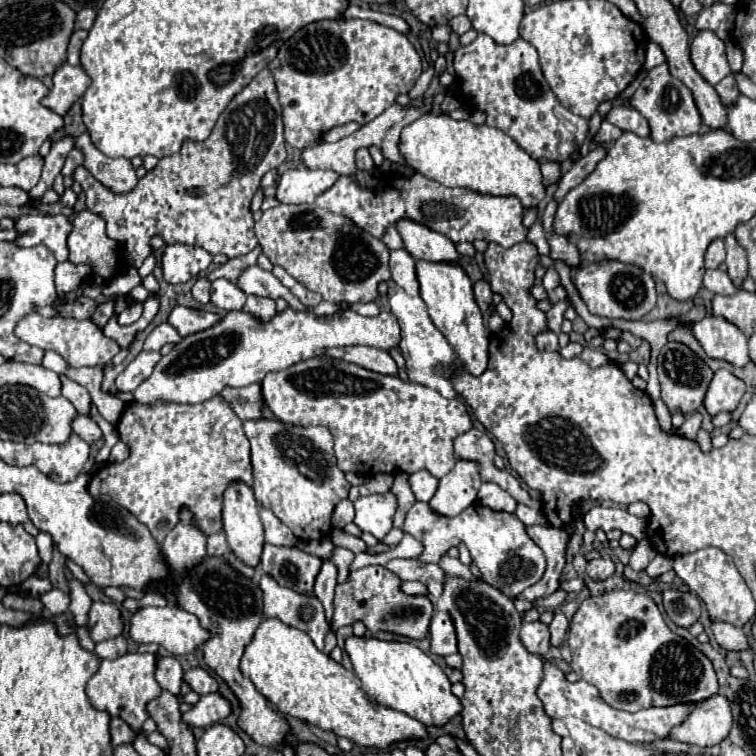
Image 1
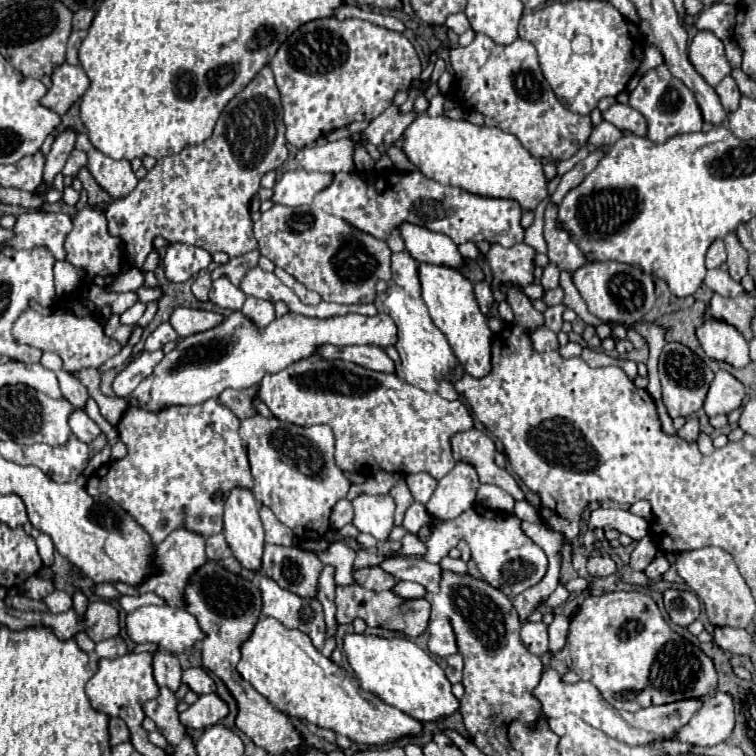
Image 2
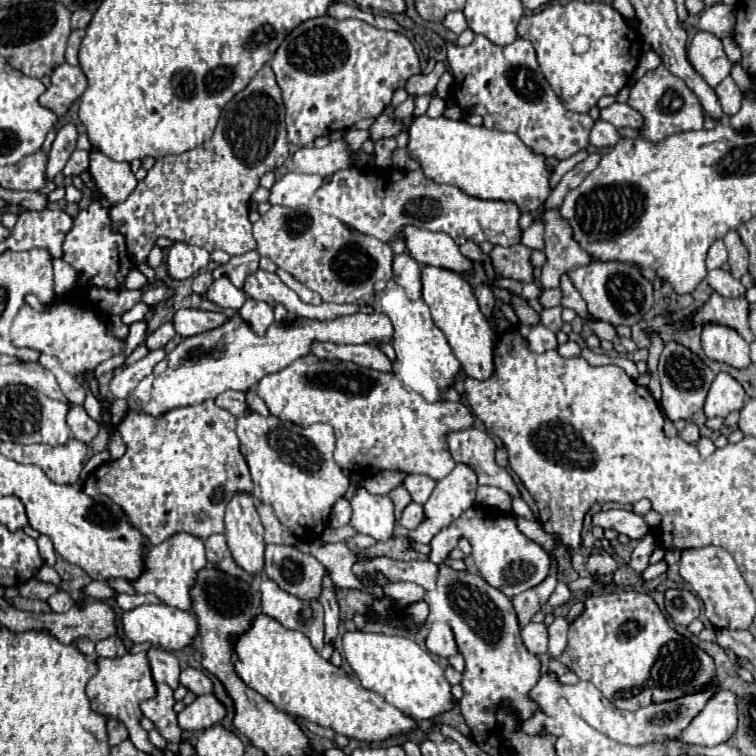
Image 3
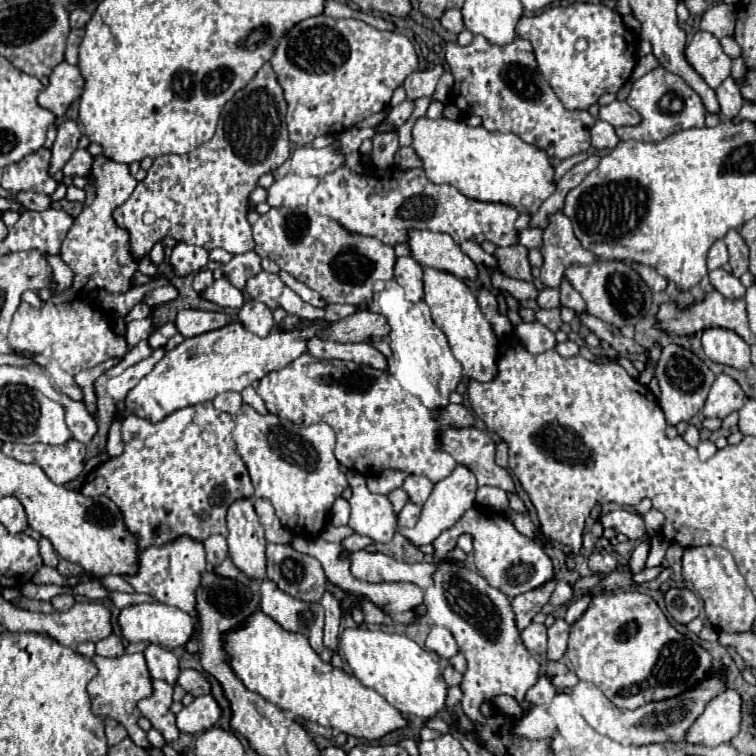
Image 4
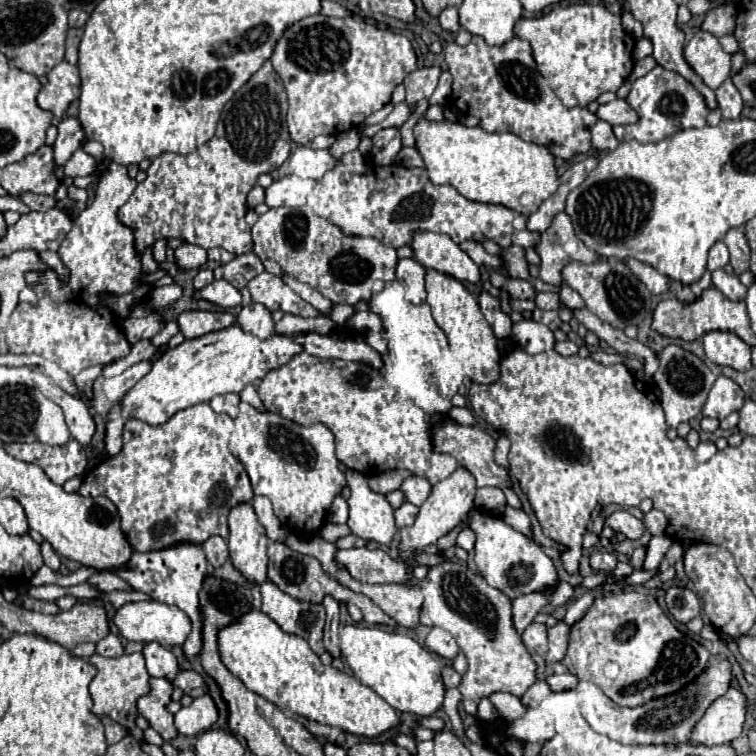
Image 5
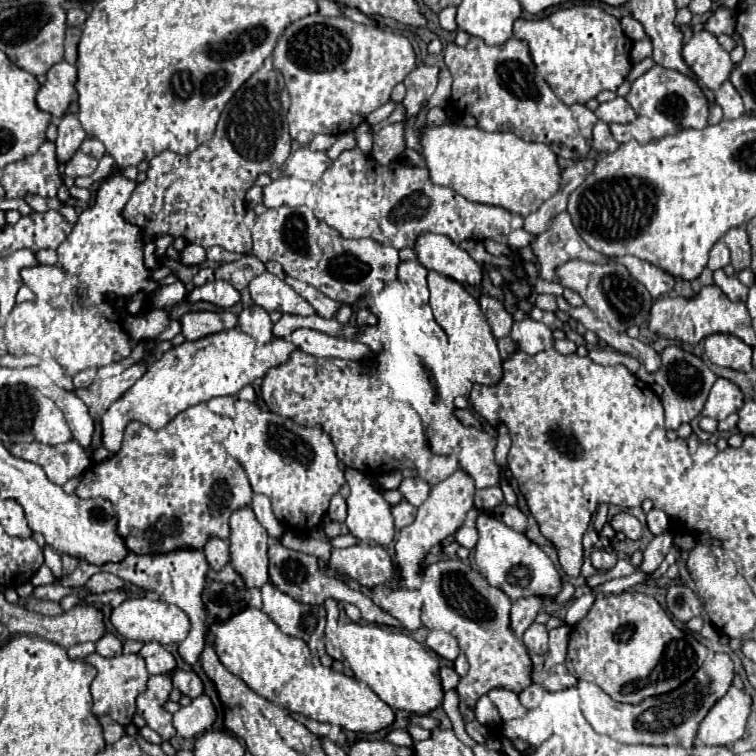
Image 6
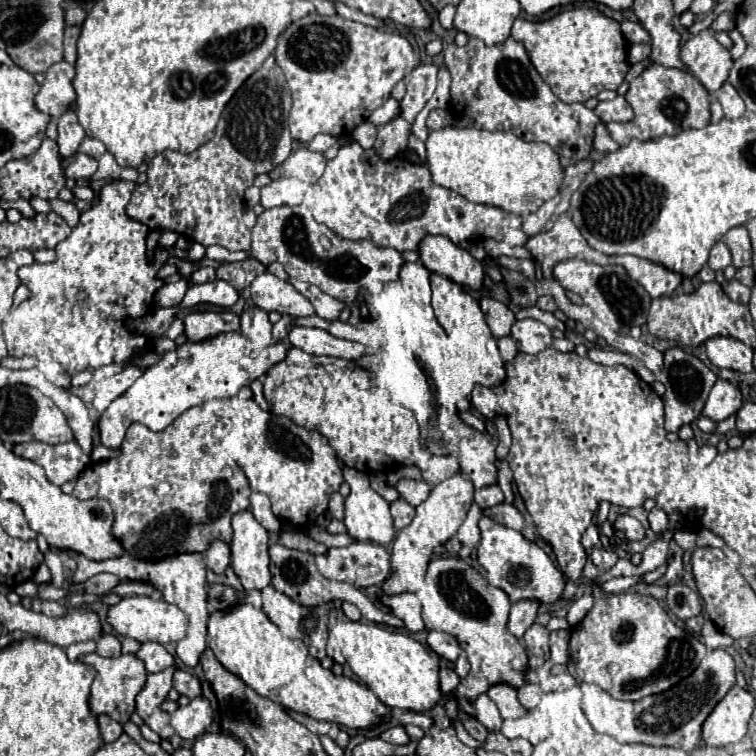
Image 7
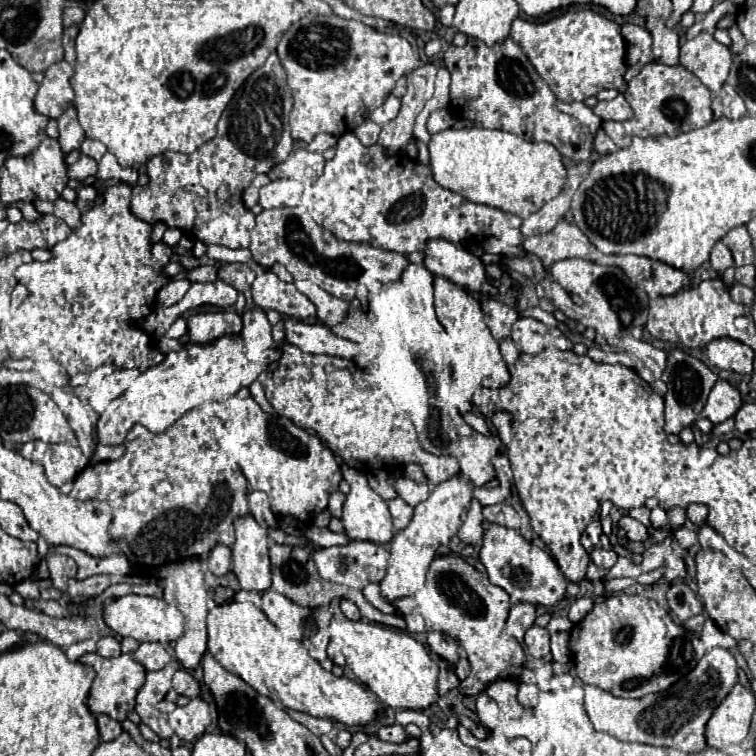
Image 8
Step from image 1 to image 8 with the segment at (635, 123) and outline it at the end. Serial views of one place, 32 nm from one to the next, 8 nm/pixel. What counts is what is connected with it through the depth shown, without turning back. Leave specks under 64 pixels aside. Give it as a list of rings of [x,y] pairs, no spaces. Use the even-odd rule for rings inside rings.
[[[618,94],[614,100],[610,102],[598,102],[594,106],[594,114],[600,116],[604,122],[608,120],[618,120],[618,122],[624,122],[624,120],[630,120],[632,118],[632,108],[630,104],[626,102],[626,98],[622,94]]]

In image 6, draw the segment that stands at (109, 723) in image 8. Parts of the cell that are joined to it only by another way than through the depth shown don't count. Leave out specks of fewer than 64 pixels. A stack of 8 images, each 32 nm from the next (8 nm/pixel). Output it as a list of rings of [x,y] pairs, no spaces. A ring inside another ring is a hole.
[[[100,716],[100,724],[104,728],[104,738],[106,738],[106,744],[114,744],[116,740],[120,740],[126,730],[124,726],[120,726],[118,722],[114,722],[110,716]]]

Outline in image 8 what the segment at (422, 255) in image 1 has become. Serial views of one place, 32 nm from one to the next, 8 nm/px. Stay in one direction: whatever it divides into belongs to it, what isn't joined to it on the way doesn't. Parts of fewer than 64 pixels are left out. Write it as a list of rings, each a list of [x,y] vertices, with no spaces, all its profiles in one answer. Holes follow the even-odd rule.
[[[444,238],[428,240],[424,248],[424,266],[432,274],[448,278],[470,292],[496,294],[496,288],[486,282],[482,260]]]

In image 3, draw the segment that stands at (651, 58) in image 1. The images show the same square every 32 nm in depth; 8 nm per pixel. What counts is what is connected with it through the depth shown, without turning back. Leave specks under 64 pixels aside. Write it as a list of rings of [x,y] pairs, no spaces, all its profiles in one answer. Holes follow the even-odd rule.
[[[648,50],[644,56],[642,56],[642,60],[640,60],[640,64],[638,64],[638,68],[636,68],[636,72],[634,72],[634,78],[642,78],[648,70],[654,70],[654,68],[658,68],[660,66],[660,56],[654,52],[654,50]]]

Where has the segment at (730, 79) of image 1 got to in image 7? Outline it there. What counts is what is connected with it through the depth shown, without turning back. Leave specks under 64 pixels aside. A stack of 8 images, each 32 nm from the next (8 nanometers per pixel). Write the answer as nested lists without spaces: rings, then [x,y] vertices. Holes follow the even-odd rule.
[[[724,82],[724,86],[720,90],[716,90],[714,96],[718,98],[718,102],[724,108],[724,118],[740,118],[740,116],[744,116],[744,112],[746,112],[744,102],[742,102],[740,94],[732,88],[732,84]]]

